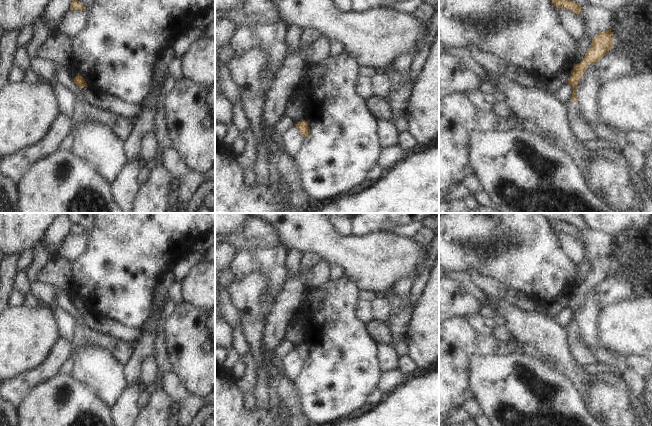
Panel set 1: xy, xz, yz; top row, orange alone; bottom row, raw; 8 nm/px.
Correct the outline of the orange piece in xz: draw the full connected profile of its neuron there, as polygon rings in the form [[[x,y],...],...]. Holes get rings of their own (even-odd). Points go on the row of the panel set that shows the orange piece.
[[[305,120],[299,121],[296,124],[303,137],[307,137],[310,133],[310,128]]]

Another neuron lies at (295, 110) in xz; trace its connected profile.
[[[296,99],[291,100],[287,109],[287,116],[292,117],[296,122],[305,119],[305,111],[303,109],[303,106]]]

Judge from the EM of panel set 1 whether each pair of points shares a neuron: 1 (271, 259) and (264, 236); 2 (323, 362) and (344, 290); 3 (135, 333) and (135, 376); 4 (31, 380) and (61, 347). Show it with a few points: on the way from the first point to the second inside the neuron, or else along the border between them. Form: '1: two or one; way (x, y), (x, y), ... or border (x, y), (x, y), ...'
1: two; border (282, 242), (276, 245), (253, 245), (244, 249)
2: one; way (336, 344), (336, 326), (340, 320), (340, 308)
3: two; border (143, 332), (139, 338)
4: one; way (40, 374), (58, 356)

